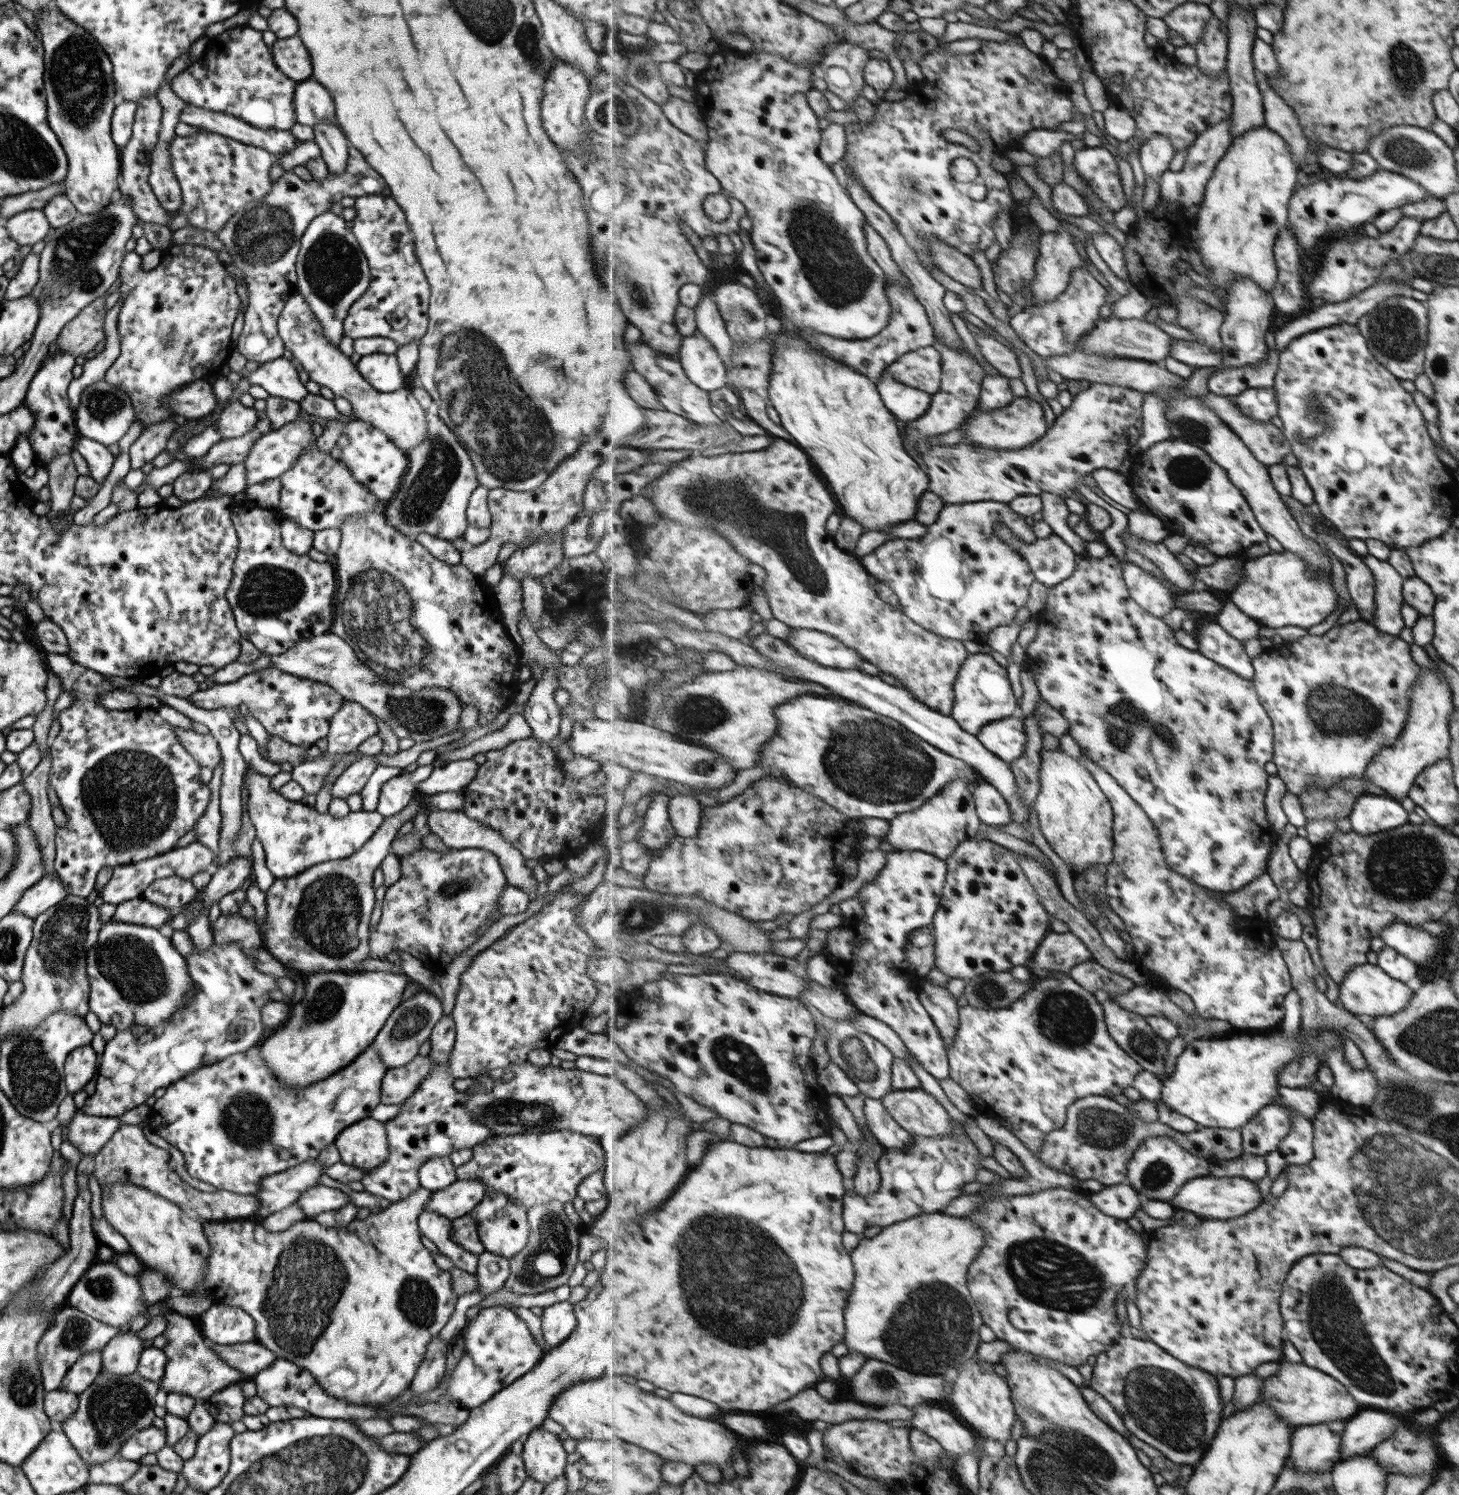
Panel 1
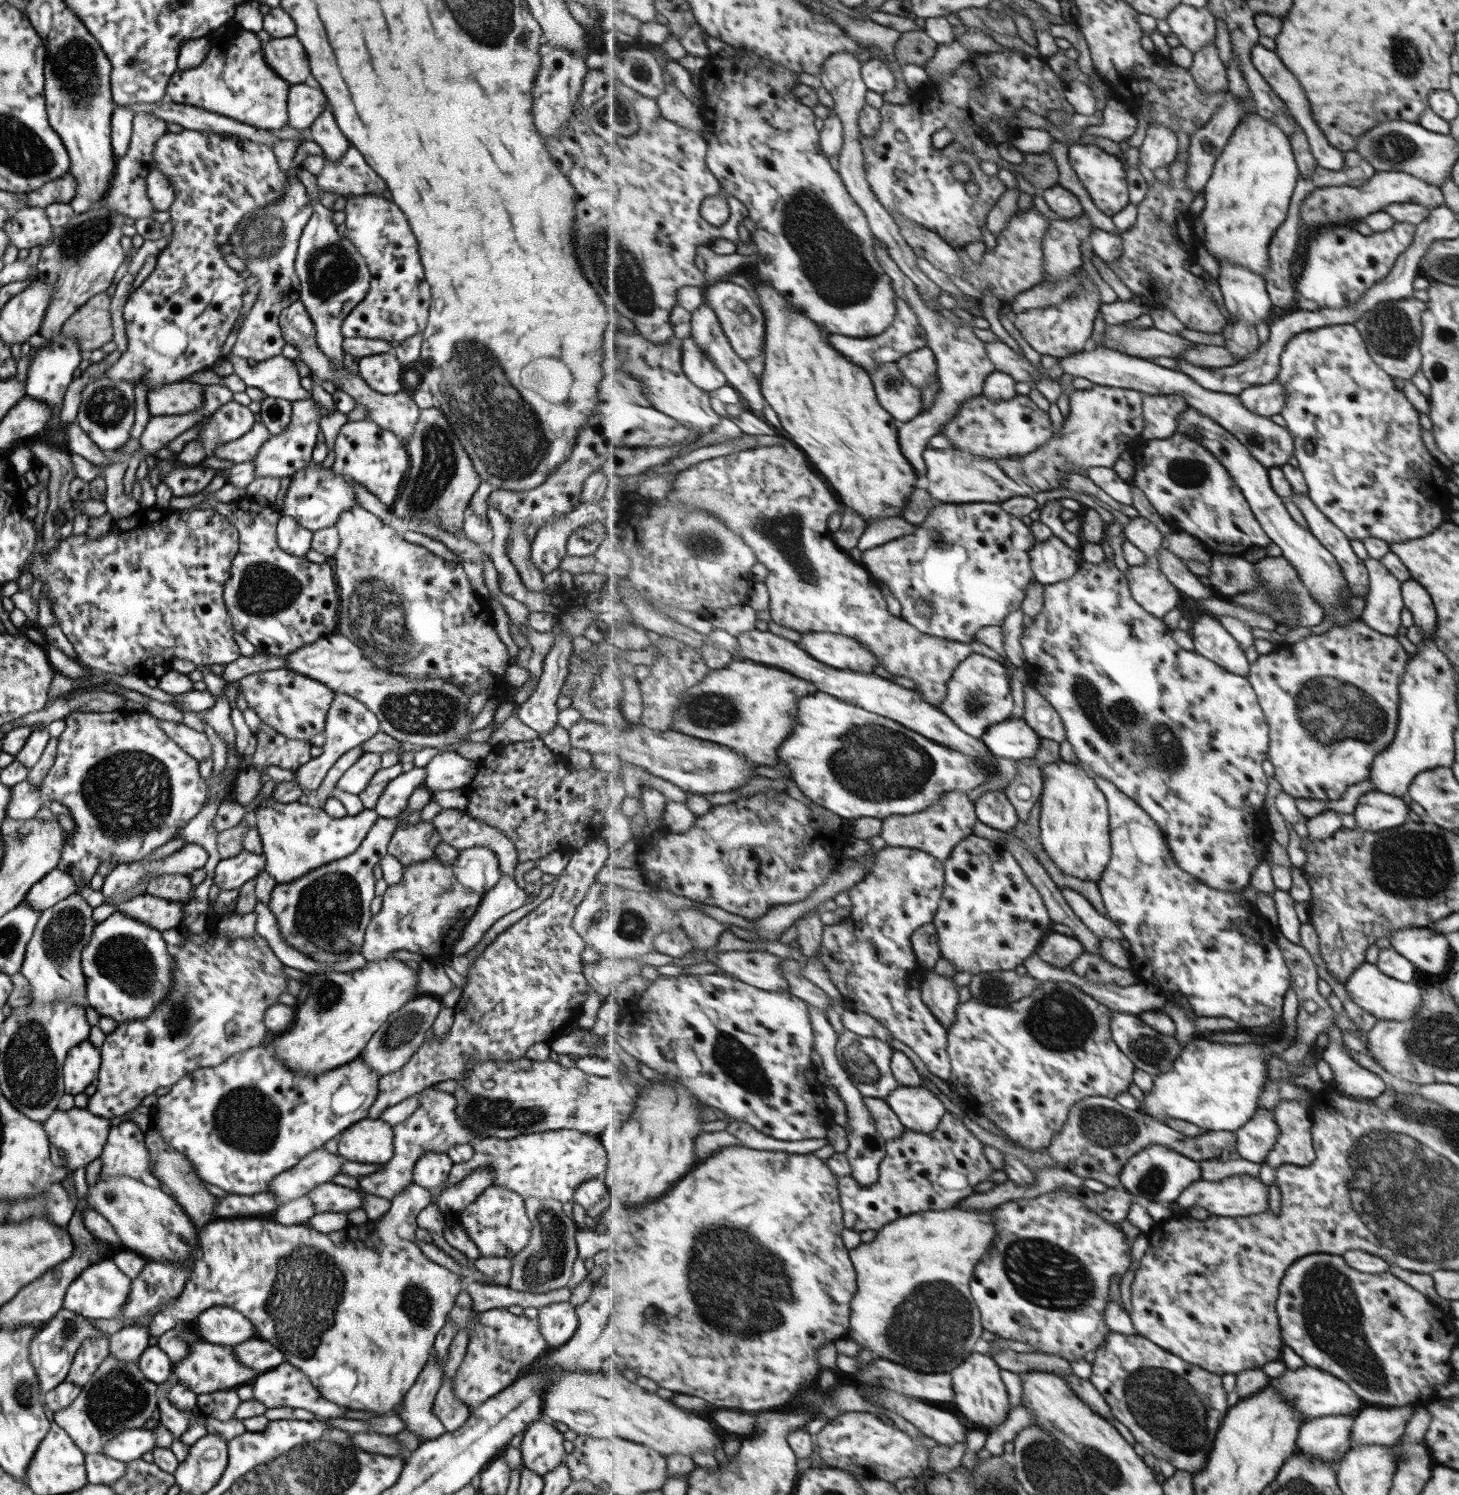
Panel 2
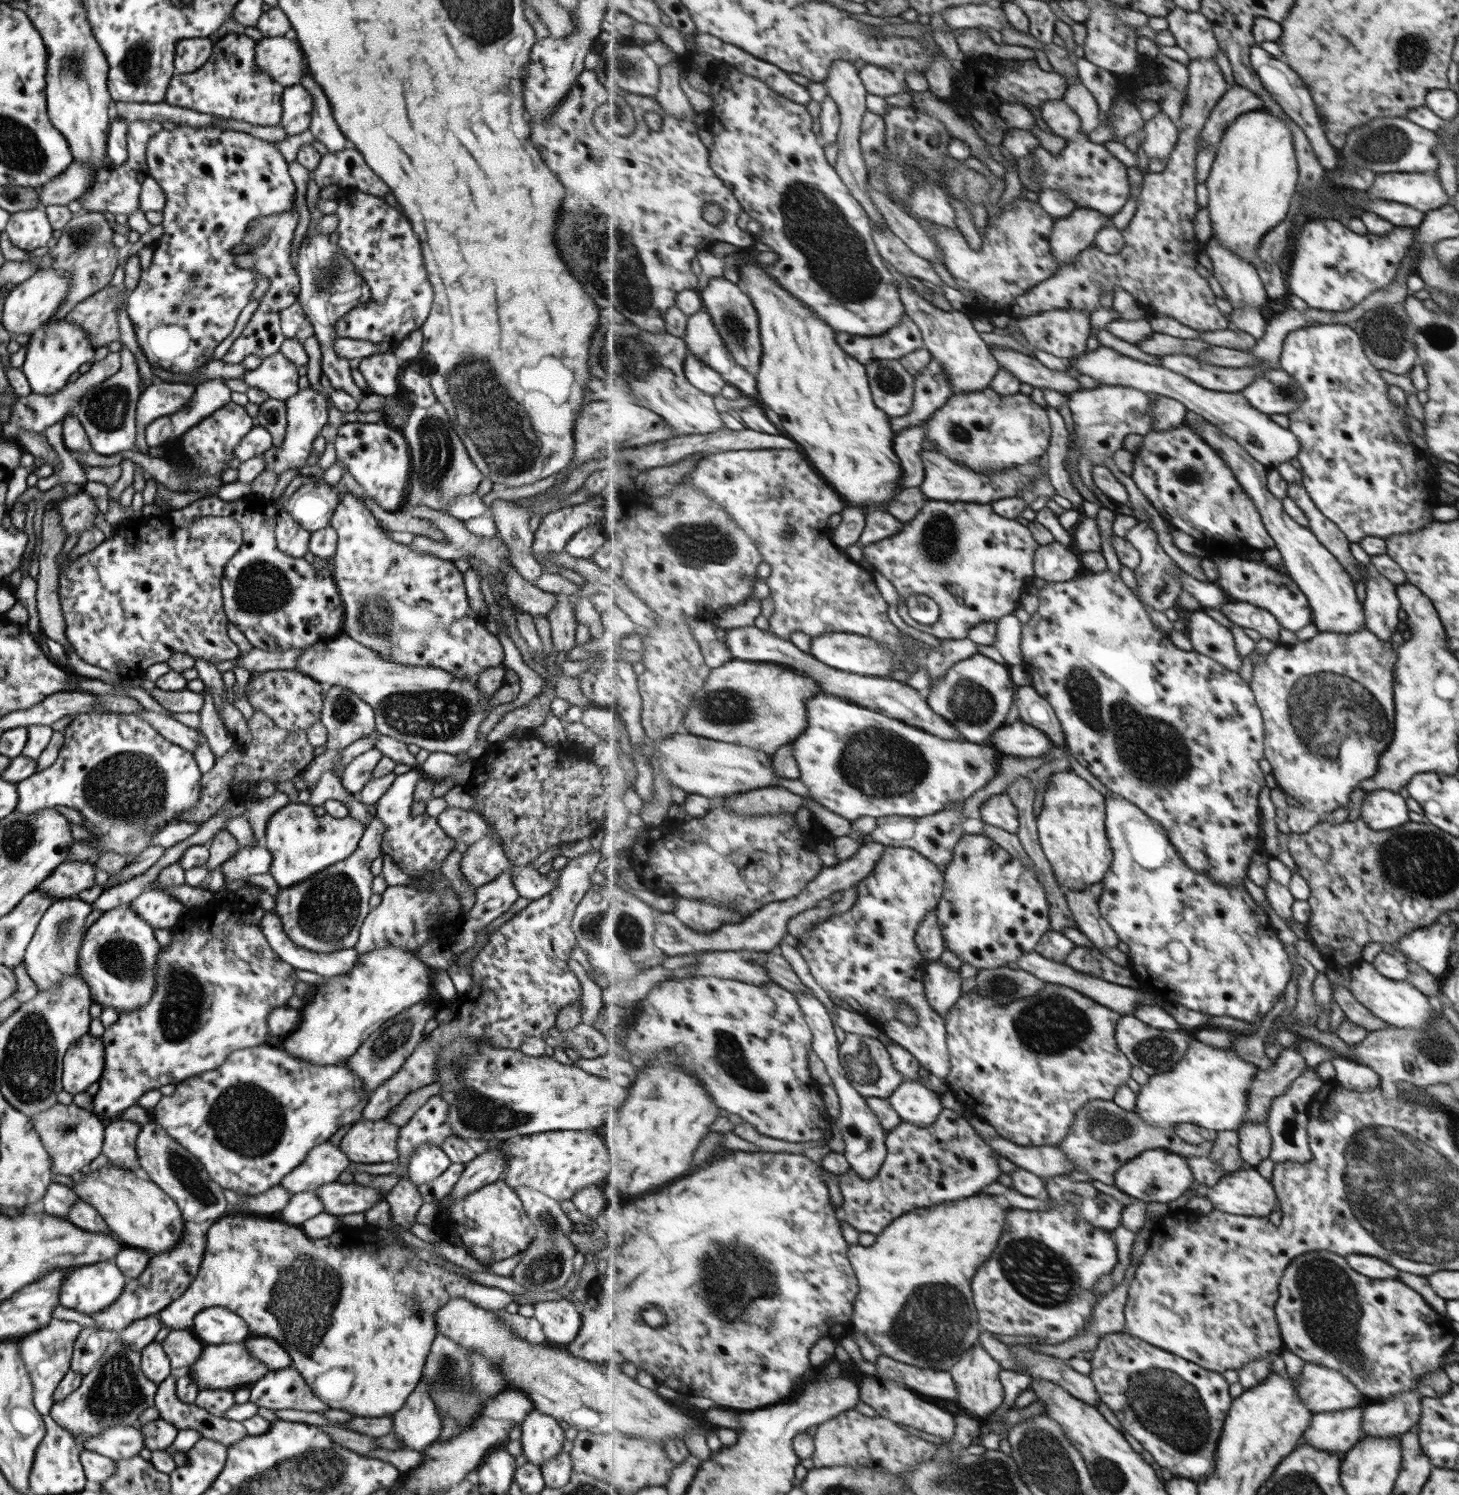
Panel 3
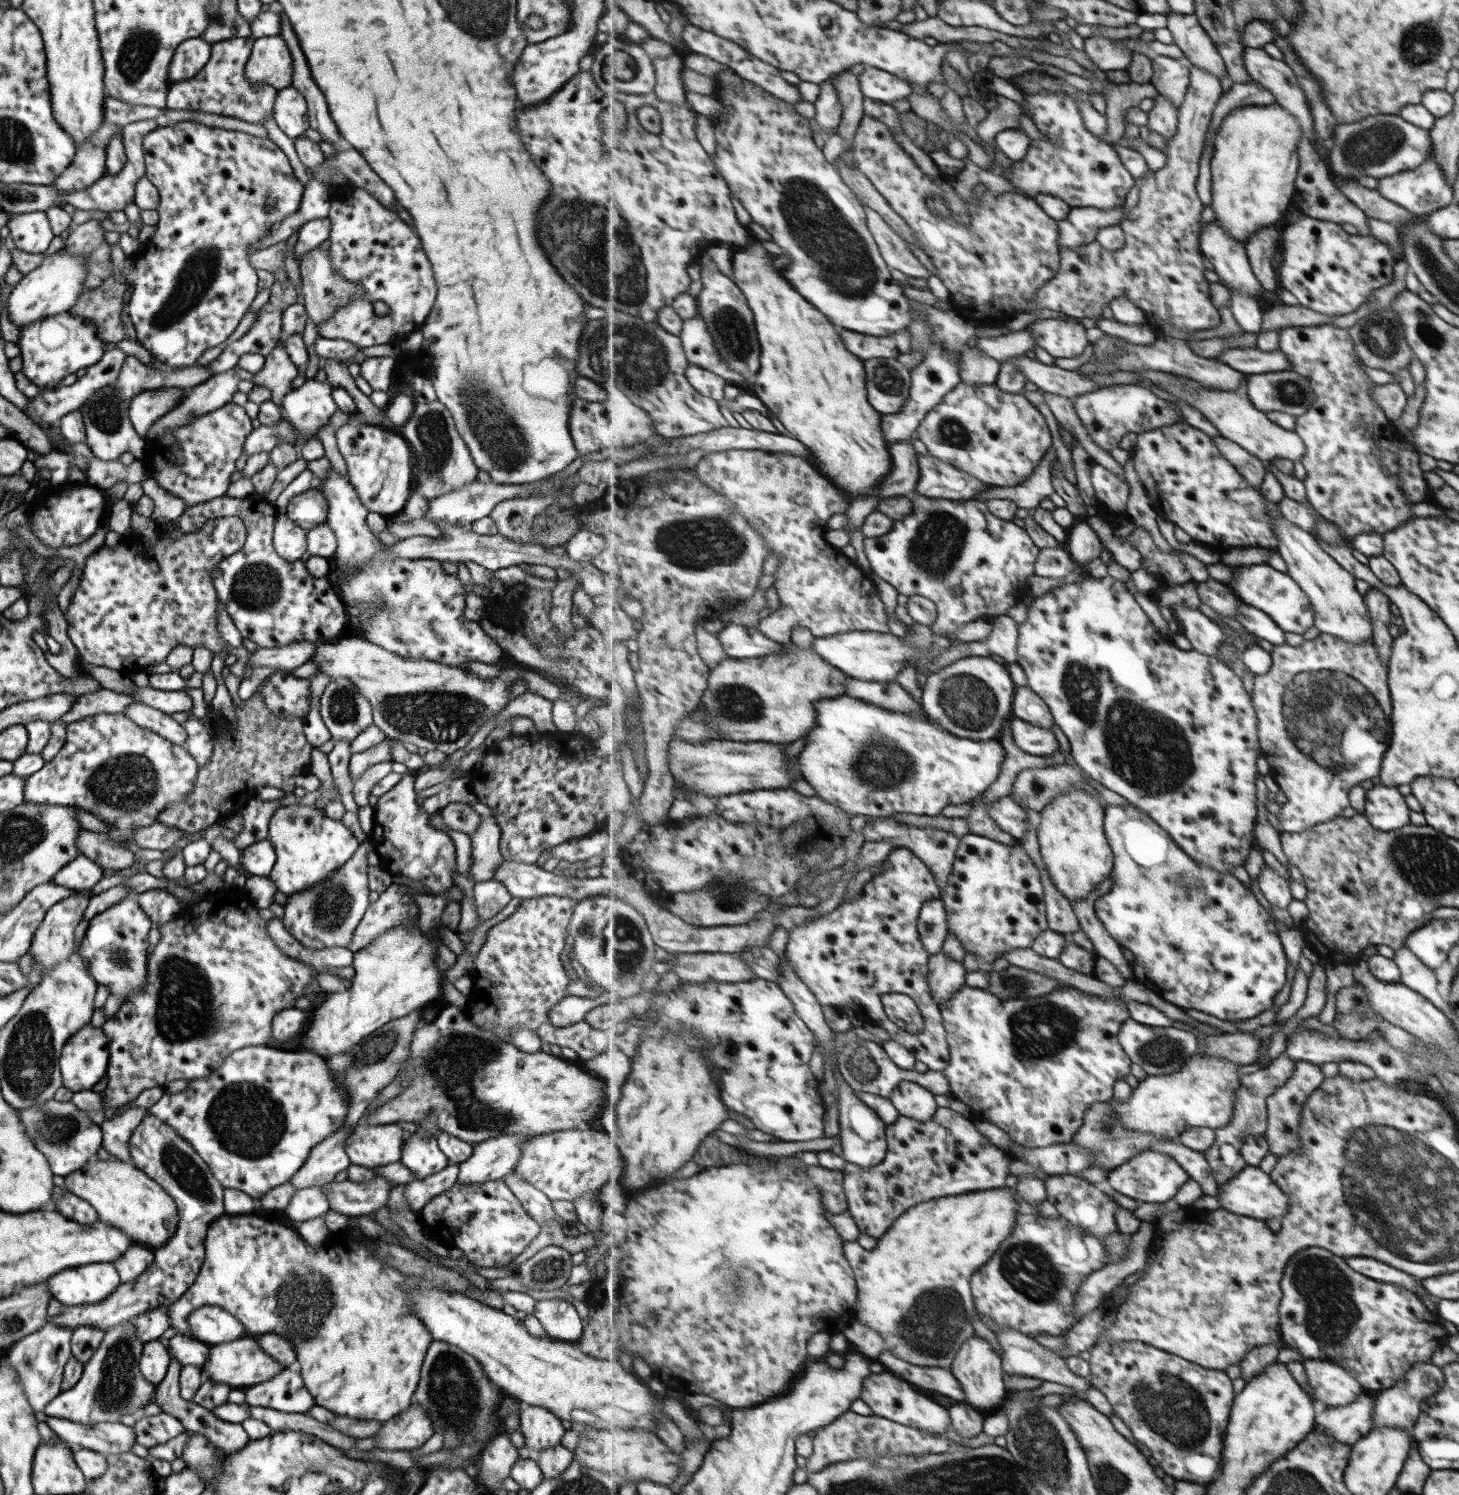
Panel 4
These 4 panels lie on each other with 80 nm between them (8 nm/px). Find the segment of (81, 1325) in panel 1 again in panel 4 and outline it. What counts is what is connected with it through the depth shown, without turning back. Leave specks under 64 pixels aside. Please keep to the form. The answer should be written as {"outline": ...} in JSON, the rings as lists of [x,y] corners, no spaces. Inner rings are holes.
{"outline":[[[46,1322],[39,1330],[20,1338],[7,1350],[9,1368],[17,1374],[23,1396],[35,1413],[42,1412],[43,1407],[61,1392],[62,1373],[70,1358],[71,1335],[71,1329]]]}

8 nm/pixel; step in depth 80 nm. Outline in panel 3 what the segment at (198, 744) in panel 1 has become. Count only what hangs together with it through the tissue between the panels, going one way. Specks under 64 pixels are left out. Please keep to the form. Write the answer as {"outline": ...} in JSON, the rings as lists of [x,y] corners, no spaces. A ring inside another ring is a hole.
{"outline":[[[145,709],[135,712],[135,714],[139,715],[145,722],[148,722],[150,727],[153,727],[171,744],[180,746],[183,750],[187,750],[190,753],[197,748],[200,736],[197,735],[195,729],[181,724],[181,722],[169,715],[146,711]]]}

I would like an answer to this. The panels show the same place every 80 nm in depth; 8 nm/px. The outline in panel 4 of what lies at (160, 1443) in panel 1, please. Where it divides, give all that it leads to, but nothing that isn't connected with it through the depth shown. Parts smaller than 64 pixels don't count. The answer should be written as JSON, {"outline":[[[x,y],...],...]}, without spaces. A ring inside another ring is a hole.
{"outline":[[[48,1417],[45,1419],[45,1424],[67,1445],[99,1452],[104,1456],[111,1453],[130,1452],[130,1446],[136,1443],[136,1438],[129,1430],[129,1426],[117,1422],[81,1425],[69,1420]]]}

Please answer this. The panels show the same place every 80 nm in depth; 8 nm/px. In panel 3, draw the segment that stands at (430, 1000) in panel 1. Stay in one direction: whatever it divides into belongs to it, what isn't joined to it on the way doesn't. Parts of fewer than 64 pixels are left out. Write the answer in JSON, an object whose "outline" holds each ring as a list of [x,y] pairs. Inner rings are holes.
{"outline":[[[424,1002],[409,1006],[401,1014],[395,1014],[393,1018],[378,1026],[377,1030],[374,1030],[349,1058],[342,1060],[341,1065],[349,1067],[350,1071],[353,1071],[362,1080],[363,1093],[367,1093],[369,1096],[375,1087],[379,1086],[379,1083],[393,1076],[401,1068],[405,1059],[420,1042],[420,1038],[424,1034],[425,1023],[434,1018],[436,1010]]]}

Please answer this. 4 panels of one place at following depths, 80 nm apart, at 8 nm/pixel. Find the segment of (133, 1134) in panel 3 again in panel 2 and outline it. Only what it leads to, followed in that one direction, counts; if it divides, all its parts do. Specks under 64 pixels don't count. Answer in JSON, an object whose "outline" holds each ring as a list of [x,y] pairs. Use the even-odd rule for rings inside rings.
{"outline":[[[130,1120],[110,1125],[101,1155],[100,1174],[123,1175],[139,1180],[141,1174],[152,1175],[149,1154],[145,1150],[144,1132]]]}

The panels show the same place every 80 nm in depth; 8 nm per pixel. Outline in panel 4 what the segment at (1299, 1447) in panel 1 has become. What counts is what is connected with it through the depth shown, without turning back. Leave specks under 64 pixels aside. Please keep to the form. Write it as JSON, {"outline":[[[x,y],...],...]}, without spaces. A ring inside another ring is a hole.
{"outline":[[[1363,1392],[1345,1406],[1328,1407],[1315,1417],[1314,1429],[1337,1442],[1353,1445],[1373,1427],[1373,1393]]]}

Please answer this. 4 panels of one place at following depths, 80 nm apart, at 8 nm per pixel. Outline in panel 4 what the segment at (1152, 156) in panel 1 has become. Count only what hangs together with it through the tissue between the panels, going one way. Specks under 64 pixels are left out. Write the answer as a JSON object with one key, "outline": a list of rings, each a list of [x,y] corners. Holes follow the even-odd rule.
{"outline":[[[1159,93],[1154,101],[1154,106],[1148,113],[1150,119],[1146,131],[1158,132],[1161,136],[1164,136],[1165,140],[1170,142],[1178,131],[1180,107],[1175,106],[1170,98],[1163,97]]]}

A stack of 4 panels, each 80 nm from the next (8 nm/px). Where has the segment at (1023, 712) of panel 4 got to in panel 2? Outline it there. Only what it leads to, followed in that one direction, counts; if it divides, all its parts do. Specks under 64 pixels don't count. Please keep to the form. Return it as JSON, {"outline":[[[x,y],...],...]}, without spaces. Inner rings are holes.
{"outline":[[[1024,685],[1023,718],[1038,735],[1058,743],[1067,740],[1066,726],[1057,709],[1035,687]]]}

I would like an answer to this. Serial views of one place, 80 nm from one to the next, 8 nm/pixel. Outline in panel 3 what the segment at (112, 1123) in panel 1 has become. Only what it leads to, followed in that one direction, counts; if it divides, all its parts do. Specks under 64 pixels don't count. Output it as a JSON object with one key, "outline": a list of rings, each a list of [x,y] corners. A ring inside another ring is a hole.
{"outline":[[[55,1103],[39,1114],[29,1116],[35,1132],[41,1139],[43,1150],[51,1161],[51,1172],[71,1176],[87,1168],[88,1164],[101,1153],[104,1139],[104,1125],[100,1118],[87,1109],[73,1103],[61,1105]]]}

